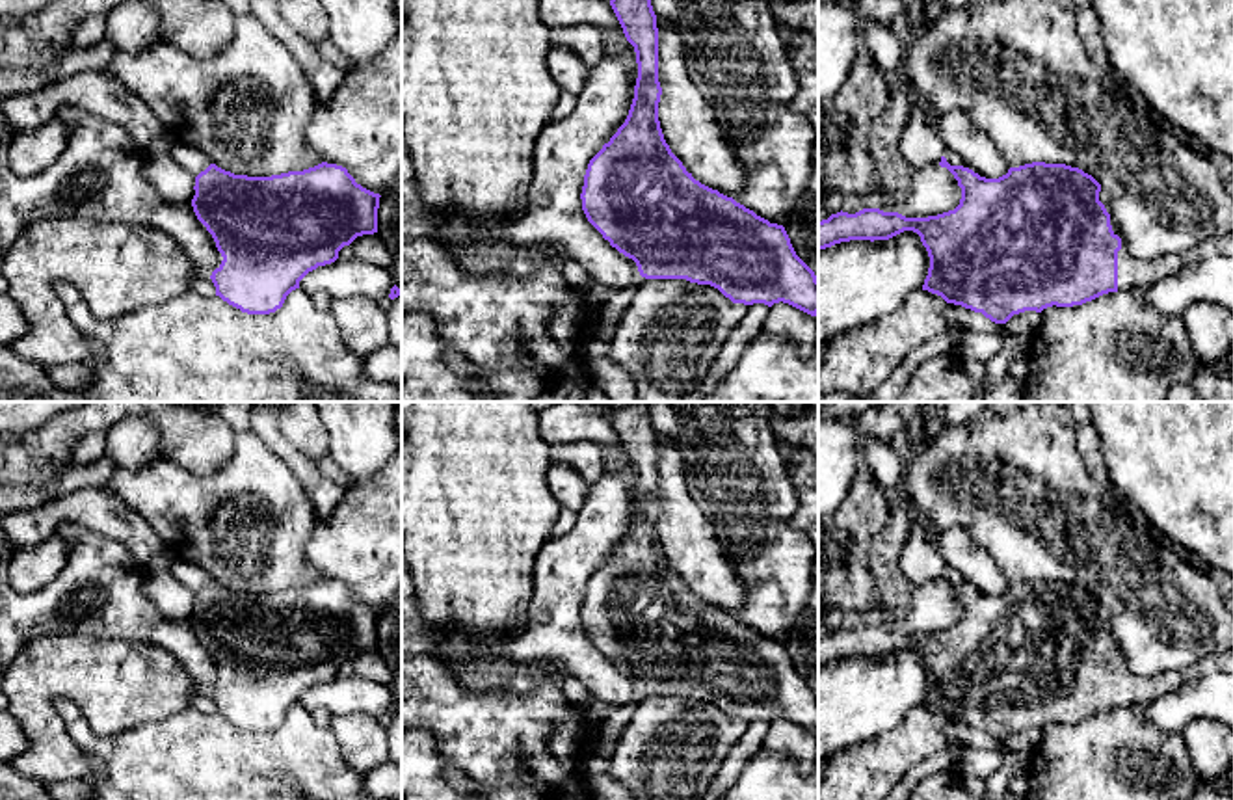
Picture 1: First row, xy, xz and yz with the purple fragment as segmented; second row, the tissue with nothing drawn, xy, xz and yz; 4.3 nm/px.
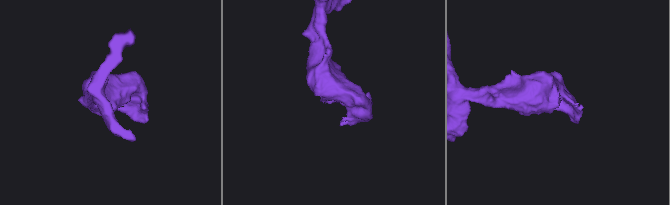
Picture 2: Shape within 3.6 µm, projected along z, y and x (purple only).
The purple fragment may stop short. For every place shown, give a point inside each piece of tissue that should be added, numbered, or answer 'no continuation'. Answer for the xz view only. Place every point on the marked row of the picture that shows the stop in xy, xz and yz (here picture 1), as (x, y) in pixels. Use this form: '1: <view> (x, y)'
1: xz (603, 307)

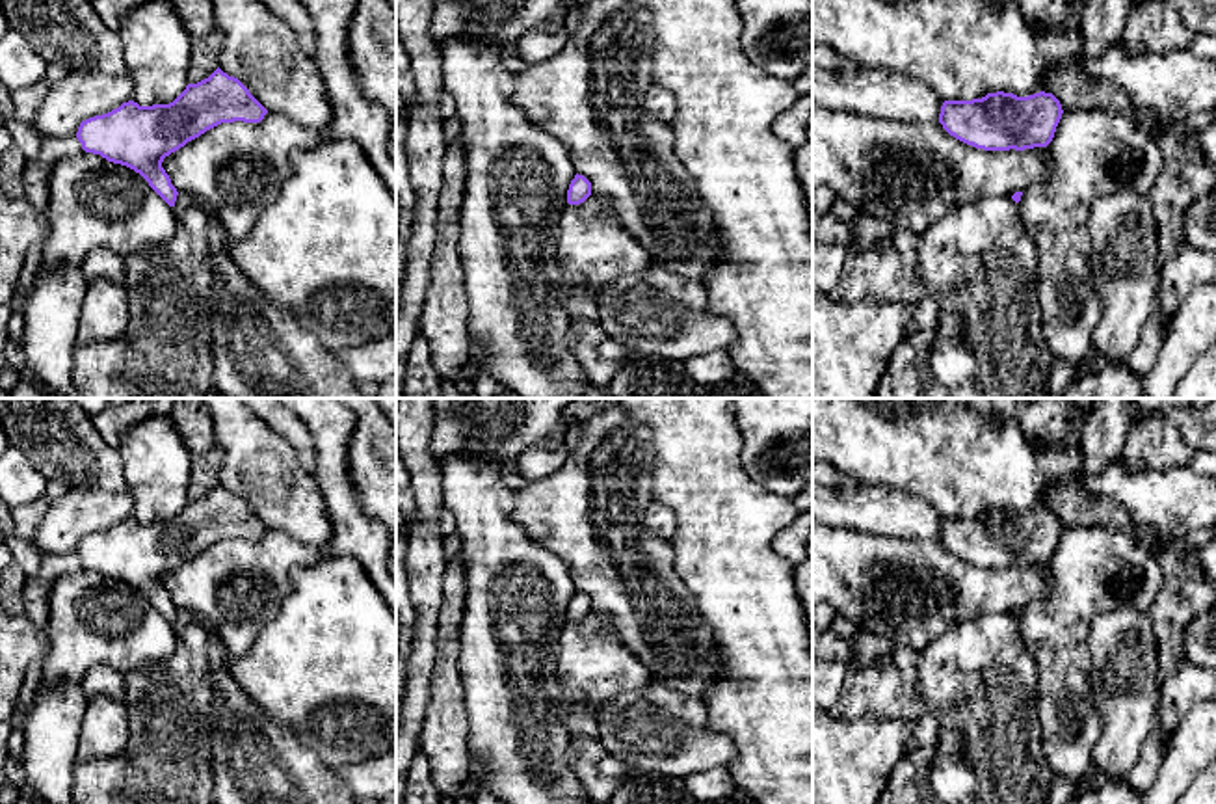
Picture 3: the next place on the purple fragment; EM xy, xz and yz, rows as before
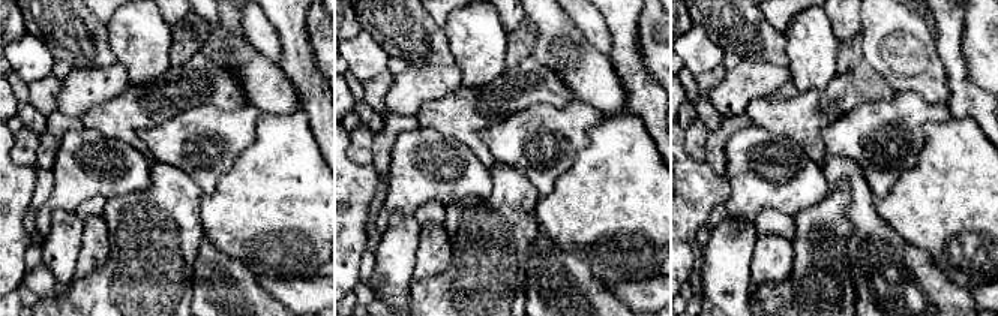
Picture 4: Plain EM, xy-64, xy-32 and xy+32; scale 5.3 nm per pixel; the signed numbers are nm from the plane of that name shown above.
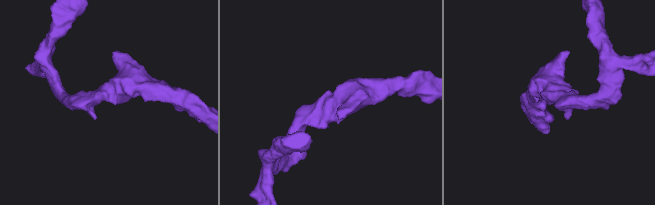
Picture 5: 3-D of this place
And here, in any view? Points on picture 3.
no continuation

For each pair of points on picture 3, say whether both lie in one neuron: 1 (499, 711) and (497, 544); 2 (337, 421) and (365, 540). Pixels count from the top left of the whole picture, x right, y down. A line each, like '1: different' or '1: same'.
1: same
2: same

